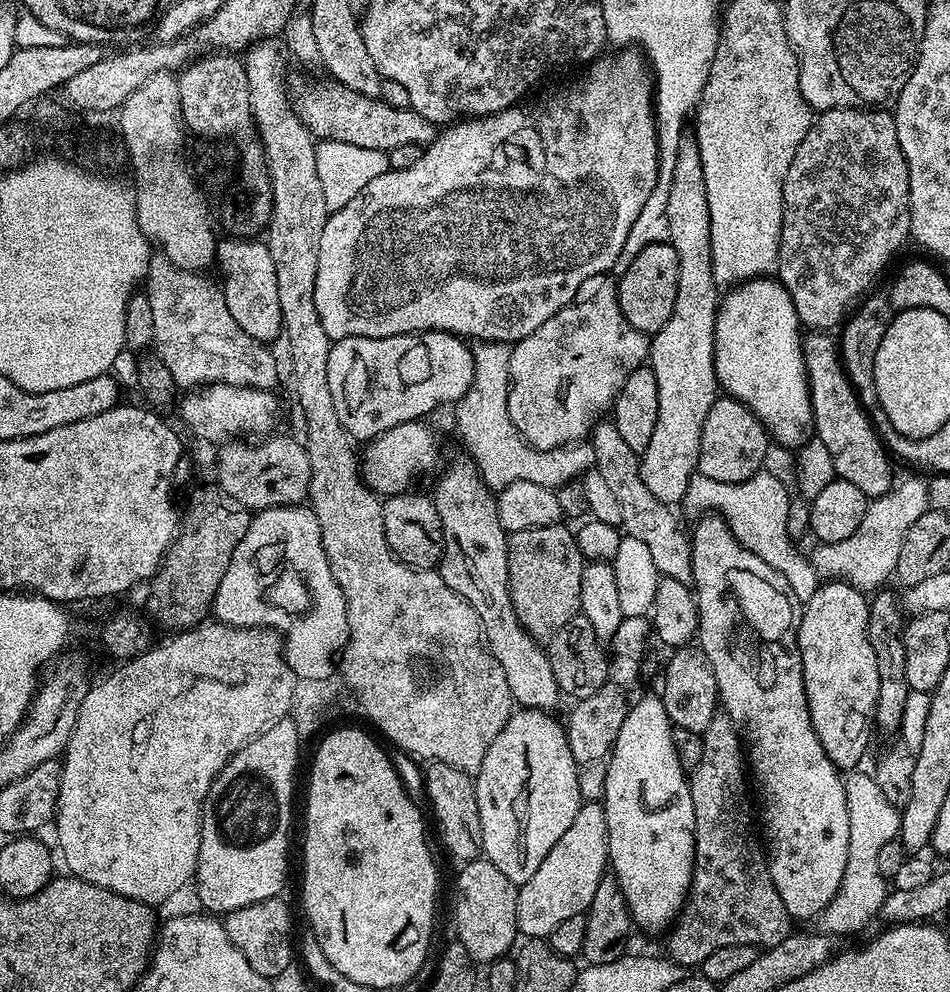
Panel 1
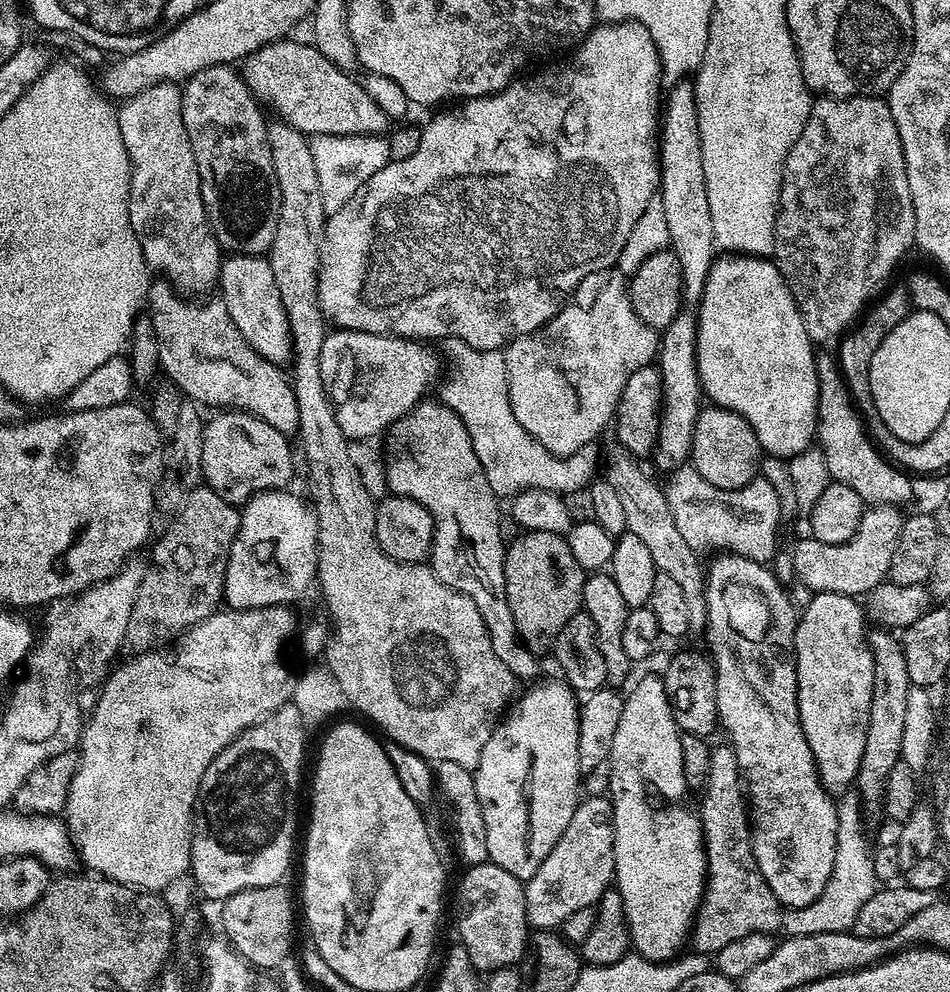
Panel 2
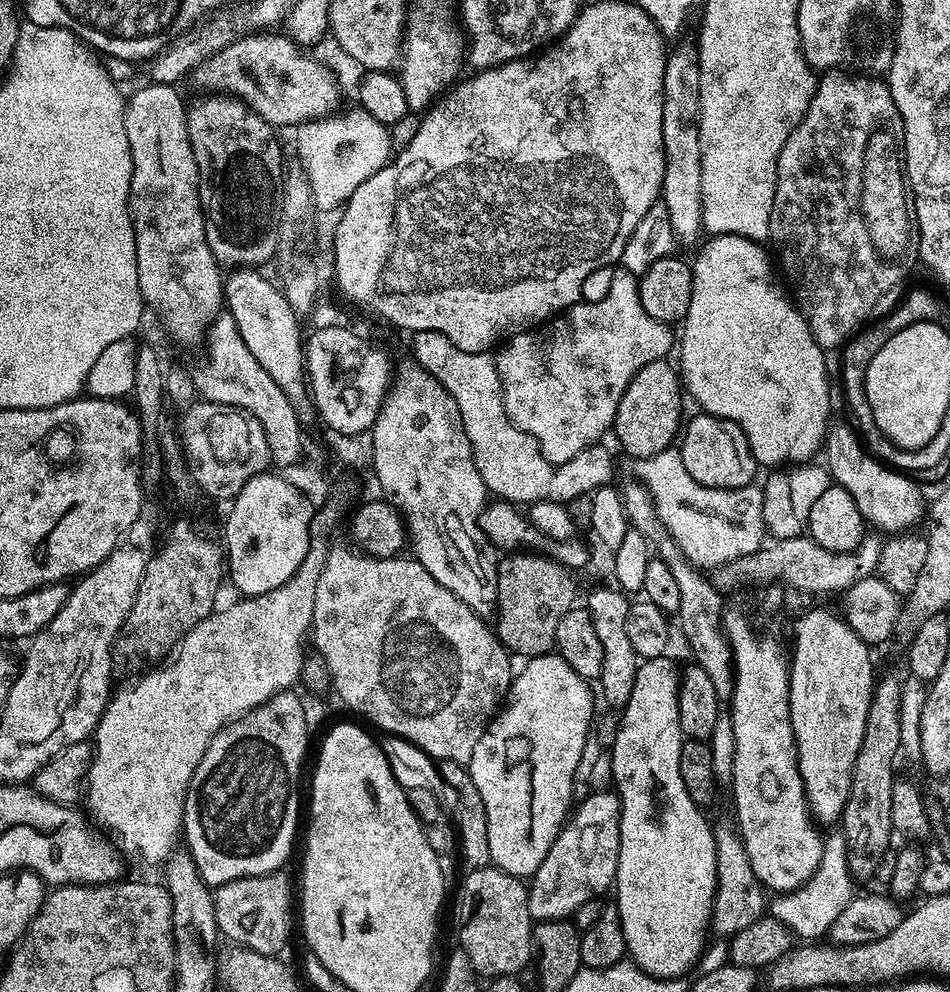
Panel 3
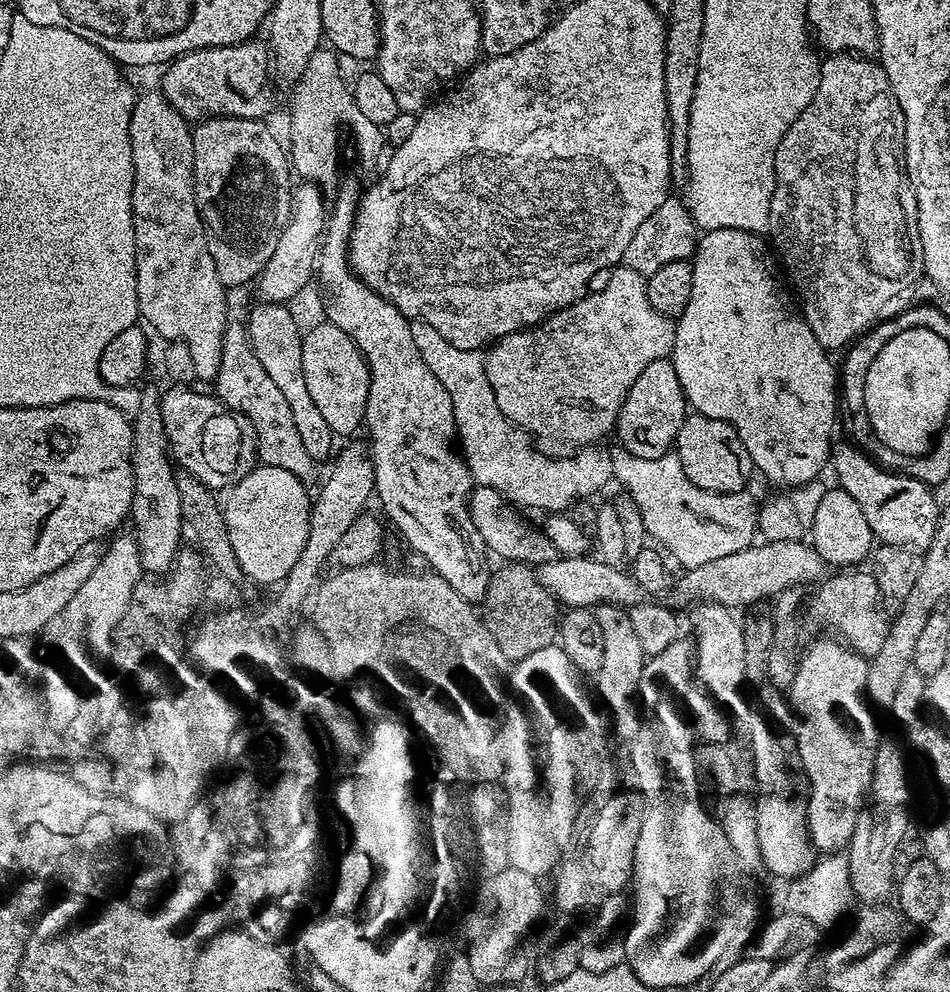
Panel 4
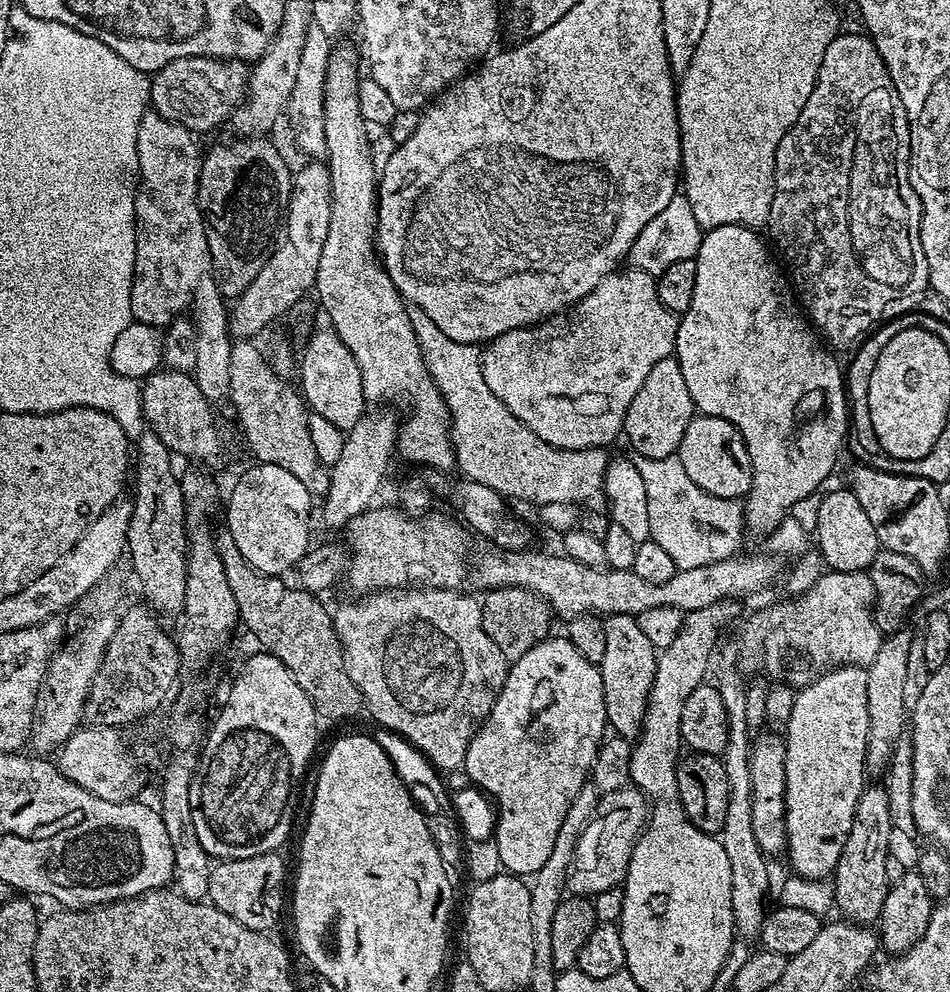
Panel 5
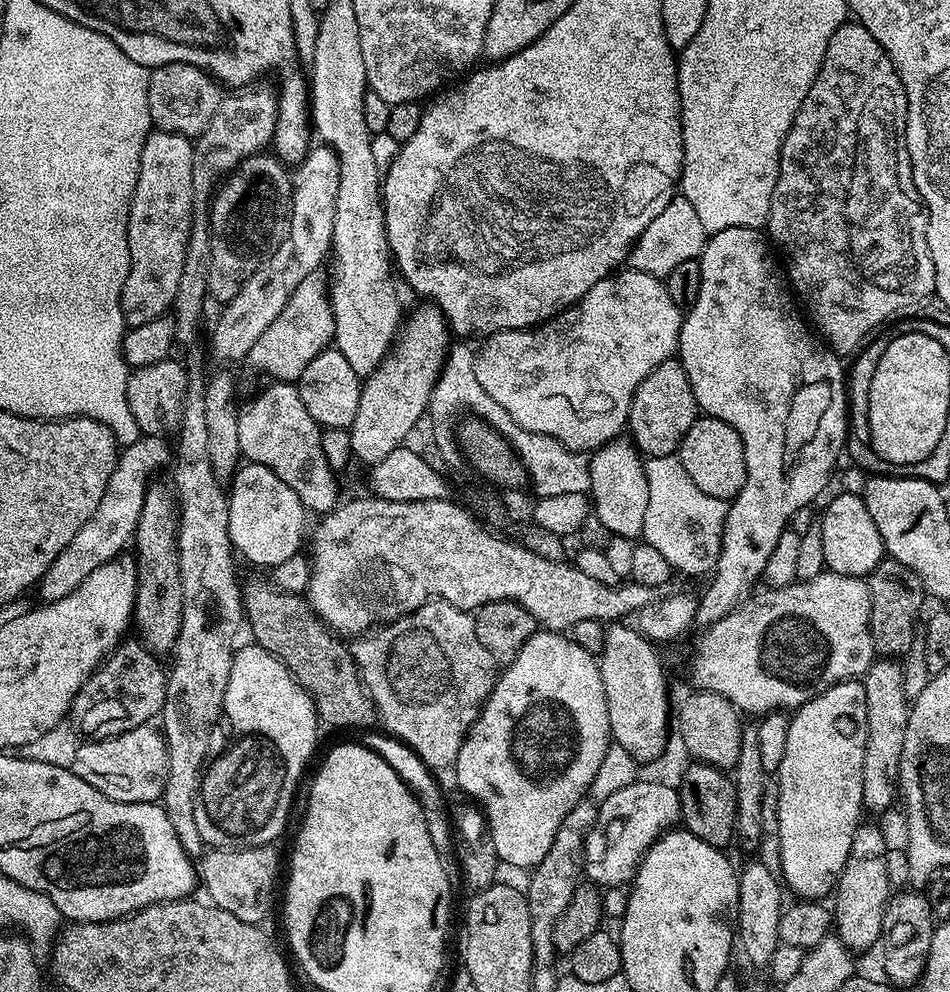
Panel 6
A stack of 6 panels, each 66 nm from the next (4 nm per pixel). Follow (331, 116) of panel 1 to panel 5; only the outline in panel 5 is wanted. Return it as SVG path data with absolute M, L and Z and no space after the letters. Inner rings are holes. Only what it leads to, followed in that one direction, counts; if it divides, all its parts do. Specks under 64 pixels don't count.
M187 56L162 66L151 77L151 111L170 122L178 122L187 132L201 134L227 121L246 96L249 65L243 60L215 60L209 56Z

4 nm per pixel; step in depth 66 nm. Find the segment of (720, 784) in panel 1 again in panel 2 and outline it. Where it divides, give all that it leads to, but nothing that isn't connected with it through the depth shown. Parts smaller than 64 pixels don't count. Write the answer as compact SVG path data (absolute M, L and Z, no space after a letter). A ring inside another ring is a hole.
M718 746L712 748L708 783L702 789L704 797L698 804L700 829L704 835L704 857L708 867L708 875L704 877L704 897L696 911L696 919L692 922L690 944L697 952L715 954L730 942L745 938L746 934L776 934L781 931L782 906L778 898L774 898L774 890L766 886L766 878L762 878L762 870L758 870L758 862L752 849L752 829L750 827L750 808L746 803L746 792L742 787L740 767L731 747Z

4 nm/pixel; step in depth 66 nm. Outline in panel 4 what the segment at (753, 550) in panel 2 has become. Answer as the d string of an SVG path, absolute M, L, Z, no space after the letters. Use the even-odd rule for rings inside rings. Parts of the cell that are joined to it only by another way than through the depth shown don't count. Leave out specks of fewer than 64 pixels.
M675 451L667 452L662 458L638 458L628 456L628 465L618 472L618 480L625 484L627 493L635 500L642 514L644 531L652 536L657 545L673 561L681 564L681 569L697 568L706 562L714 562L714 558L726 558L726 554L738 554L738 550L751 548L758 536L758 504L752 501L751 491L711 492L702 490L686 478L686 470L682 470L682 462L678 462Z

